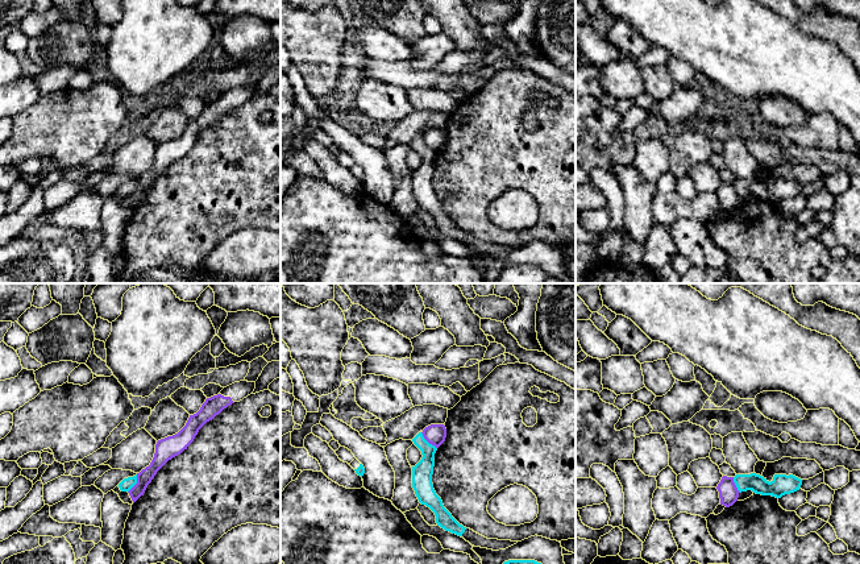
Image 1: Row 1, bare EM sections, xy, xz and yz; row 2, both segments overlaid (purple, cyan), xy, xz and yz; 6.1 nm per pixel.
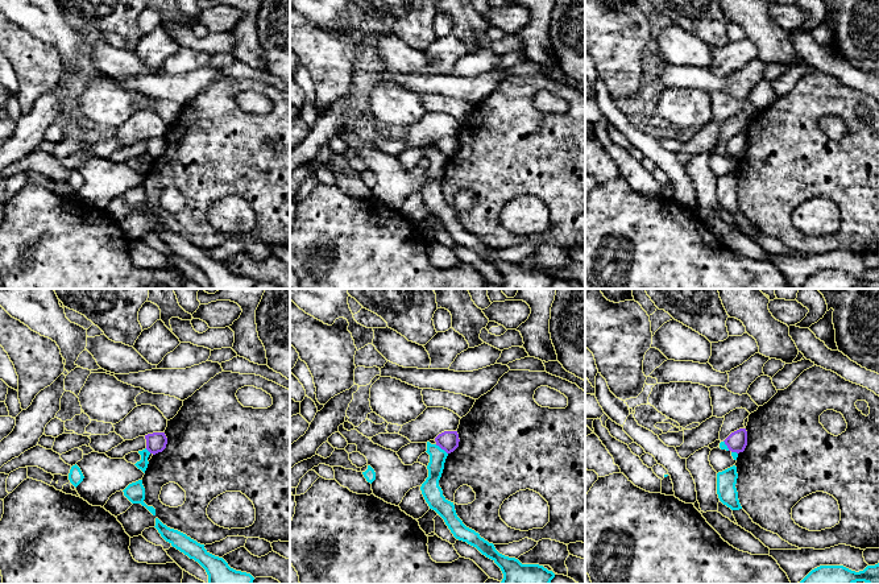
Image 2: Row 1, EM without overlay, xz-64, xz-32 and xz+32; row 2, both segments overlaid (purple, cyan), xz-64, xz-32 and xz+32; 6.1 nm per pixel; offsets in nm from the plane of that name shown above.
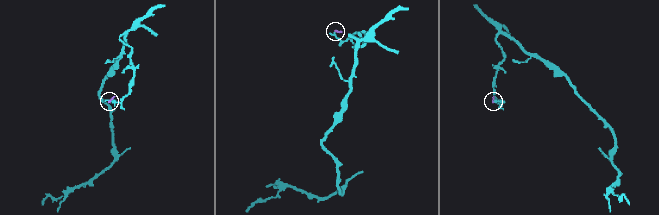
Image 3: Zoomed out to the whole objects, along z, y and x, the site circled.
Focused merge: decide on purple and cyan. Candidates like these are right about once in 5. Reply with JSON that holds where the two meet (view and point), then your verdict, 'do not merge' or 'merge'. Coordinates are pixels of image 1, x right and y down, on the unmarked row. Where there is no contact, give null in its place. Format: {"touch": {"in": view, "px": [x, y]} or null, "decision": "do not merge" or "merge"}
{"touch": {"in": "xz", "px": [428, 146]}, "decision": "do not merge"}

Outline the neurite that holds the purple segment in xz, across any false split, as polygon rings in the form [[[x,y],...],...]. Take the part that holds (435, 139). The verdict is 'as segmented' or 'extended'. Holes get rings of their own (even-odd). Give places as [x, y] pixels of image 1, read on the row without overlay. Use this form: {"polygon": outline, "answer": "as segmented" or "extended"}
{"polygon": [[[431,129],[423,134],[424,144],[439,153],[446,142],[446,133],[444,129]]], "answer": "as segmented"}

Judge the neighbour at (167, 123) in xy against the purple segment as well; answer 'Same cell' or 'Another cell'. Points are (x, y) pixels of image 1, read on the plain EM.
Another cell

